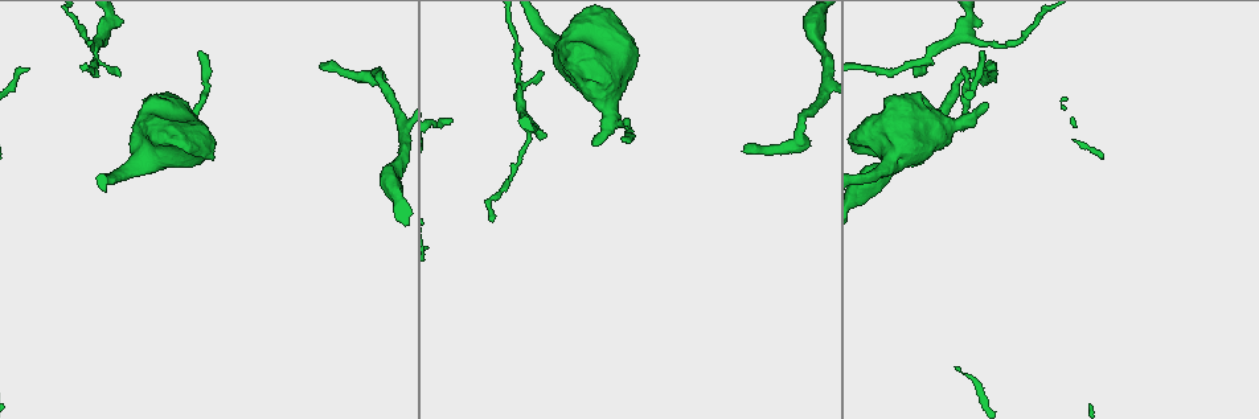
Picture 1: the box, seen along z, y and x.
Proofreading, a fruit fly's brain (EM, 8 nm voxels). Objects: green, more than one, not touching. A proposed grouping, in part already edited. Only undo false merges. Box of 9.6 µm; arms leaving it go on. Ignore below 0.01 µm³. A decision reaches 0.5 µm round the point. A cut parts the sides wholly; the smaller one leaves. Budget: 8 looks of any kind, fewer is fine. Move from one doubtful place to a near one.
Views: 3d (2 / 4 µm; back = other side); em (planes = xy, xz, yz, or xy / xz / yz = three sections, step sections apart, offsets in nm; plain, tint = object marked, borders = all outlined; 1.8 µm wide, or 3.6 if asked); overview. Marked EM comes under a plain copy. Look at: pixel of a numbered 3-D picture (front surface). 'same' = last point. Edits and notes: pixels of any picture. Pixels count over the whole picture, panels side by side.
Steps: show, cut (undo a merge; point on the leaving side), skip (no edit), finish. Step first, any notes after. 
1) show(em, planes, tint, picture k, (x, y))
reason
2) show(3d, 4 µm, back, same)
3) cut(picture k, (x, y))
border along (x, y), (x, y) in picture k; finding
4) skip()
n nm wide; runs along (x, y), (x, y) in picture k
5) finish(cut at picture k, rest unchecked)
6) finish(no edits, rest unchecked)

show(em, planes, tint, picture 1, (959, 29))
calibre changes

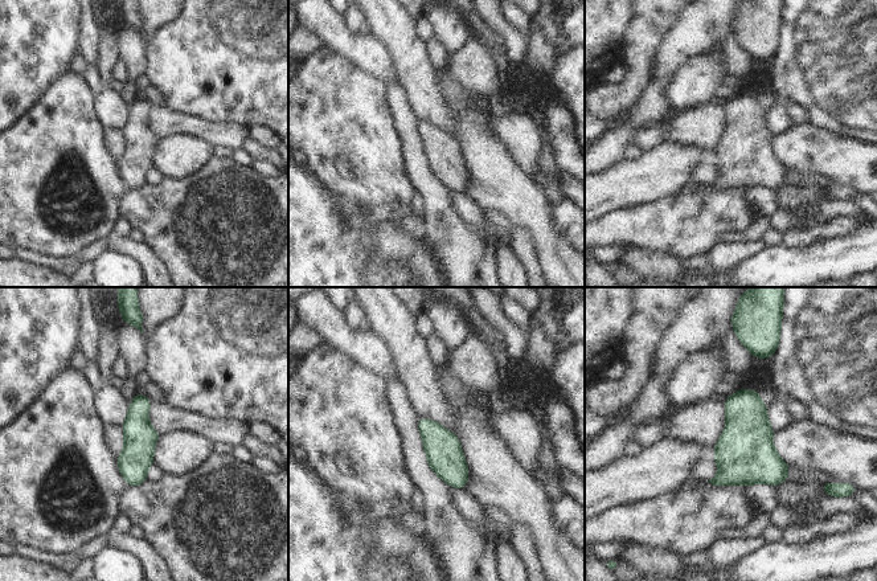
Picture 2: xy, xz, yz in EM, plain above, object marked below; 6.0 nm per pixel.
skip()
runs along (139, 397), (132, 482) in picture 2; all the same cell

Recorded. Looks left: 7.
show(3d, 4 µm, picture 1, (189, 137))
thick turns thin

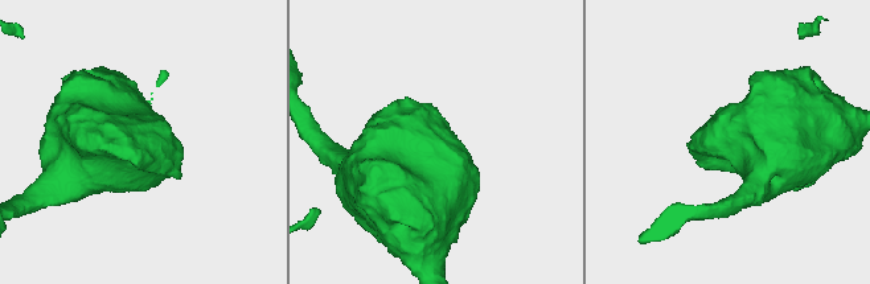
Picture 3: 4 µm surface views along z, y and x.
show(em, 3.6 µm, yz, step 8, borders, picture 3, (432, 160))
now the EM

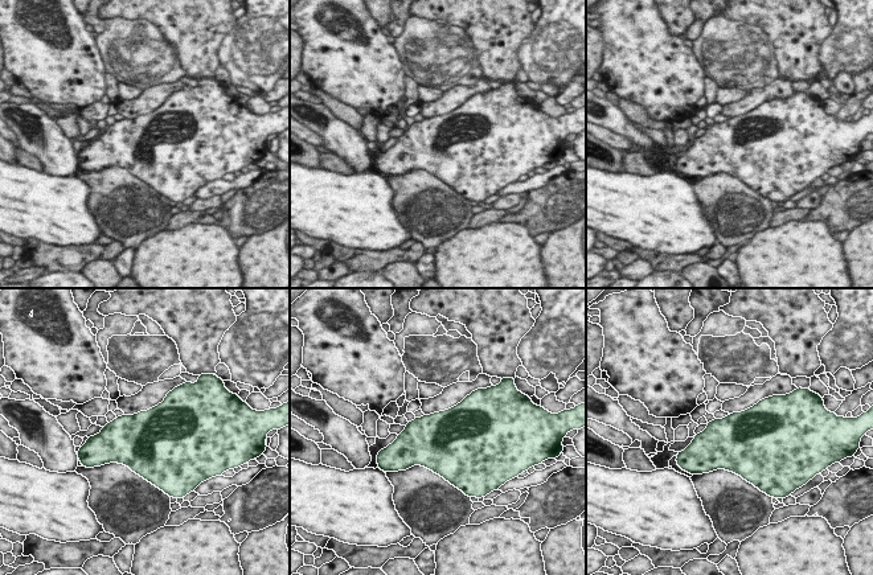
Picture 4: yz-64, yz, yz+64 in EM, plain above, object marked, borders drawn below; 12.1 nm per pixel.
skip()
all the same cell

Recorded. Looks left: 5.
show(3d, 2 µm, picture 1, (966, 119))
thick turns thin

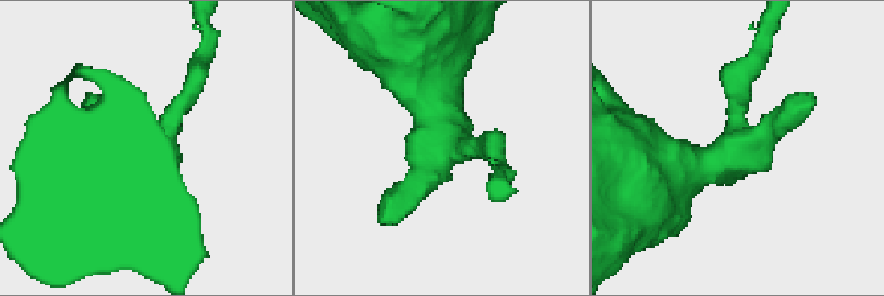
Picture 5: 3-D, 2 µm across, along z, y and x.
show(em, planes, tint, picture 5, (731, 157))
now the EM

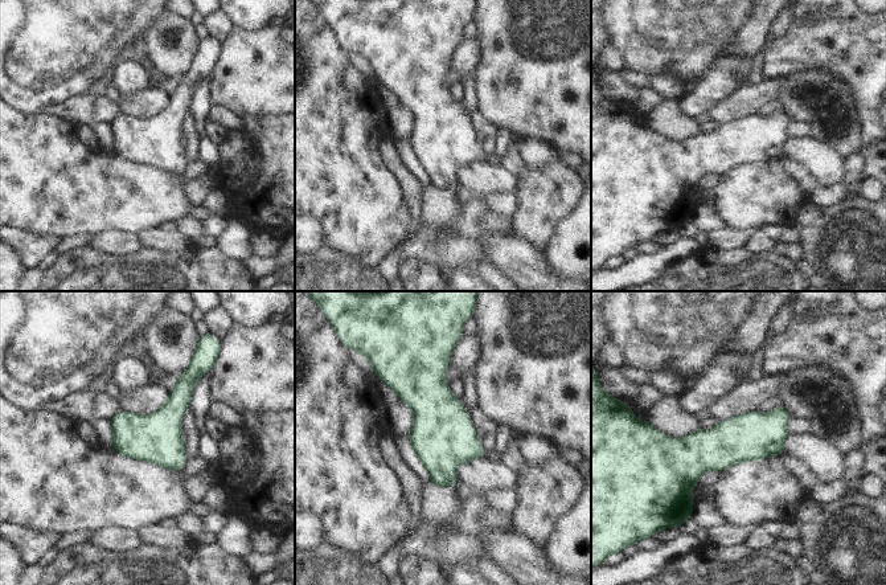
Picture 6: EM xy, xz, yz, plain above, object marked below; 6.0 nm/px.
skip()
continuous, no second cell

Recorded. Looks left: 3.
finish(no edits, rest unchecked)

